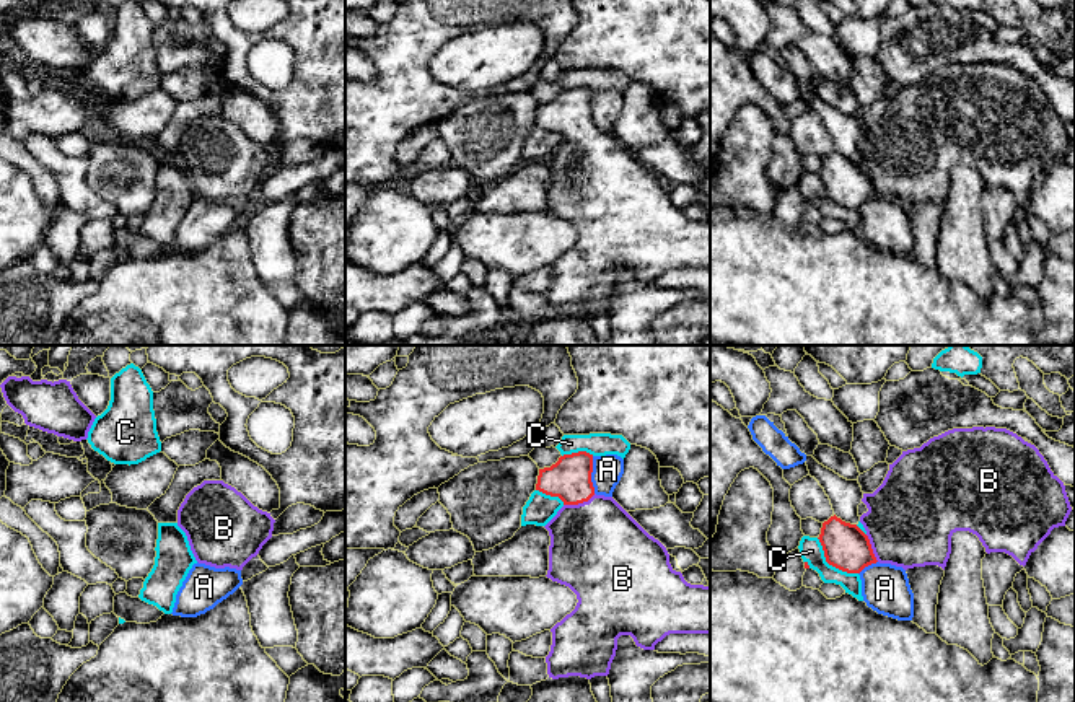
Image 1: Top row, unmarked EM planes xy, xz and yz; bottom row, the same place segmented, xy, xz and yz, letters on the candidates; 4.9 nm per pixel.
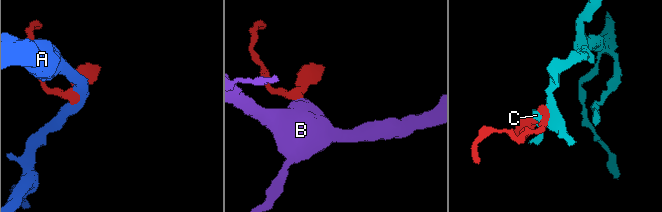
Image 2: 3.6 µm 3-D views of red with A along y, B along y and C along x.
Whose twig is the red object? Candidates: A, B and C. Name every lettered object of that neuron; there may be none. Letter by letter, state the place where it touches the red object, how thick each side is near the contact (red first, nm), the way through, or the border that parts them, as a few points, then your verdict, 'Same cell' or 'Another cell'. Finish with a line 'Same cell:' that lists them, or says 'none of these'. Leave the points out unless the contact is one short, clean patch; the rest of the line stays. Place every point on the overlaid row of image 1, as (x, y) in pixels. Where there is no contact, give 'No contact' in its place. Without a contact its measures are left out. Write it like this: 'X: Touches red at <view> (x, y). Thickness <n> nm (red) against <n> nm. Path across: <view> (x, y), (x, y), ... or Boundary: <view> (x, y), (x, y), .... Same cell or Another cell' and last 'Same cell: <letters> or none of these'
A: Touches red at xz (590, 474). Thickness 200 nm (red) against 150 nm. Boundary: xz (592, 456), (592, 486), (595, 492). Another cell
B: Touches red at xz (579, 502). Thickness 200 nm (red) against 460 nm. Path across: xz (569, 479), (579, 502), (596, 549). Same cell
C: Touches red at yz (831, 564). Thickness 220 nm (red) against 110 nm. Another cell
Same cell: B

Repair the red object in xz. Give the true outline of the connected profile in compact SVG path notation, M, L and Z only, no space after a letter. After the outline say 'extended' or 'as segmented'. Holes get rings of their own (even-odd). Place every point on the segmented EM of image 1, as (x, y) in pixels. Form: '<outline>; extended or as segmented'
M564 454L551 467L539 469L536 490L559 497L564 507L544 526L551 536L547 578L568 586L577 595L575 609L557 622L551 652L546 656L552 679L608 676L616 656L617 638L630 635L637 647L655 650L669 634L710 634L710 586L691 585L669 564L666 547L650 536L612 497L596 495L591 482L593 454Z; extended

